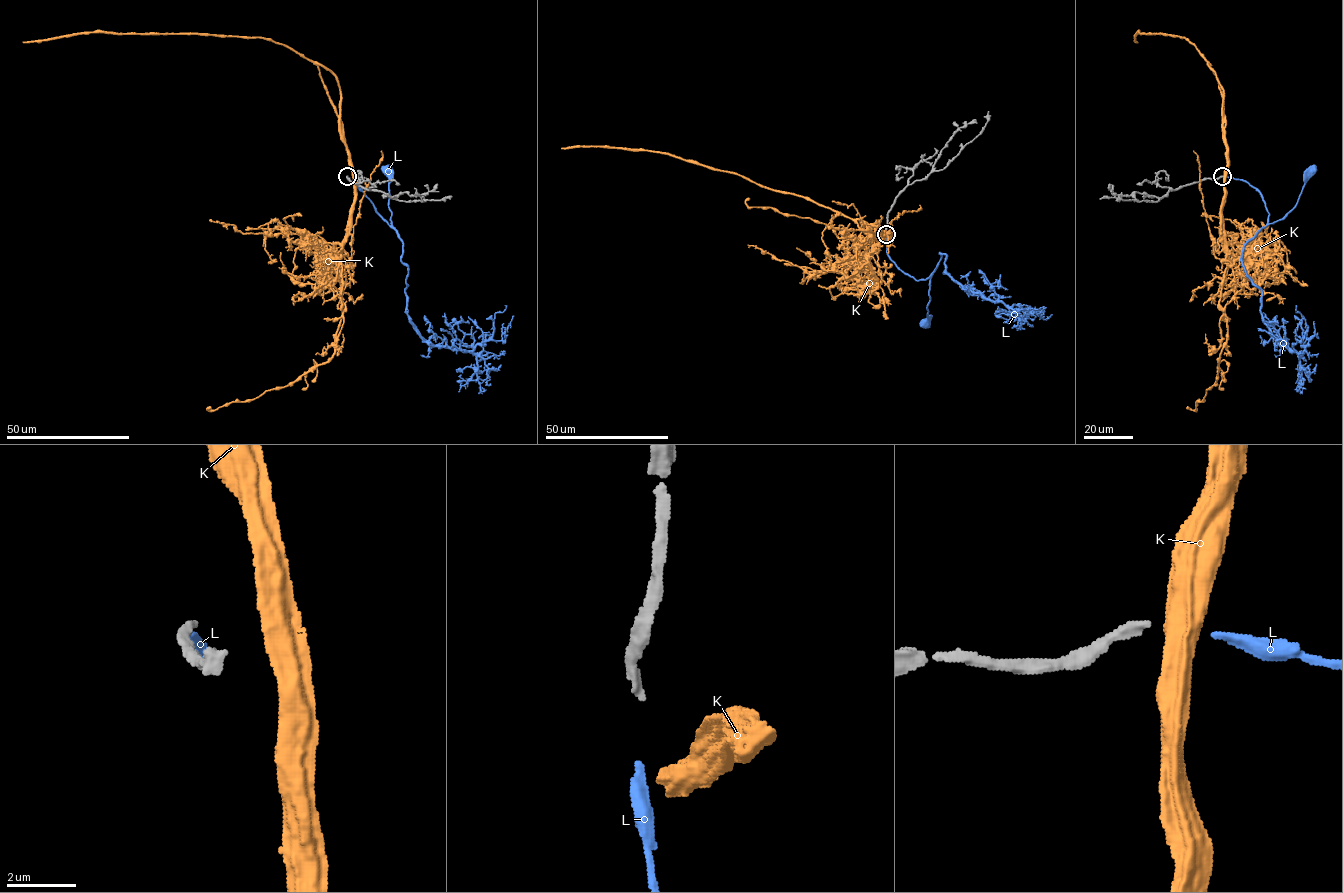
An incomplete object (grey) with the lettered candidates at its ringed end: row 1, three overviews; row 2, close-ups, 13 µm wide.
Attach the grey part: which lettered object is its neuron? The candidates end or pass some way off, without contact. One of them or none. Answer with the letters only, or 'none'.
L

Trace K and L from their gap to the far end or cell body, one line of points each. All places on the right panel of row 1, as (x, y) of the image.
K: (1224, 176), (1227, 164), (1225, 118), (1222, 96), (1211, 66), (1185, 37), (1138, 32), (1136, 42)
L: (1227, 177), (1242, 179), (1260, 194), (1268, 213), (1265, 226), (1281, 220), (1293, 208), (1312, 169)

